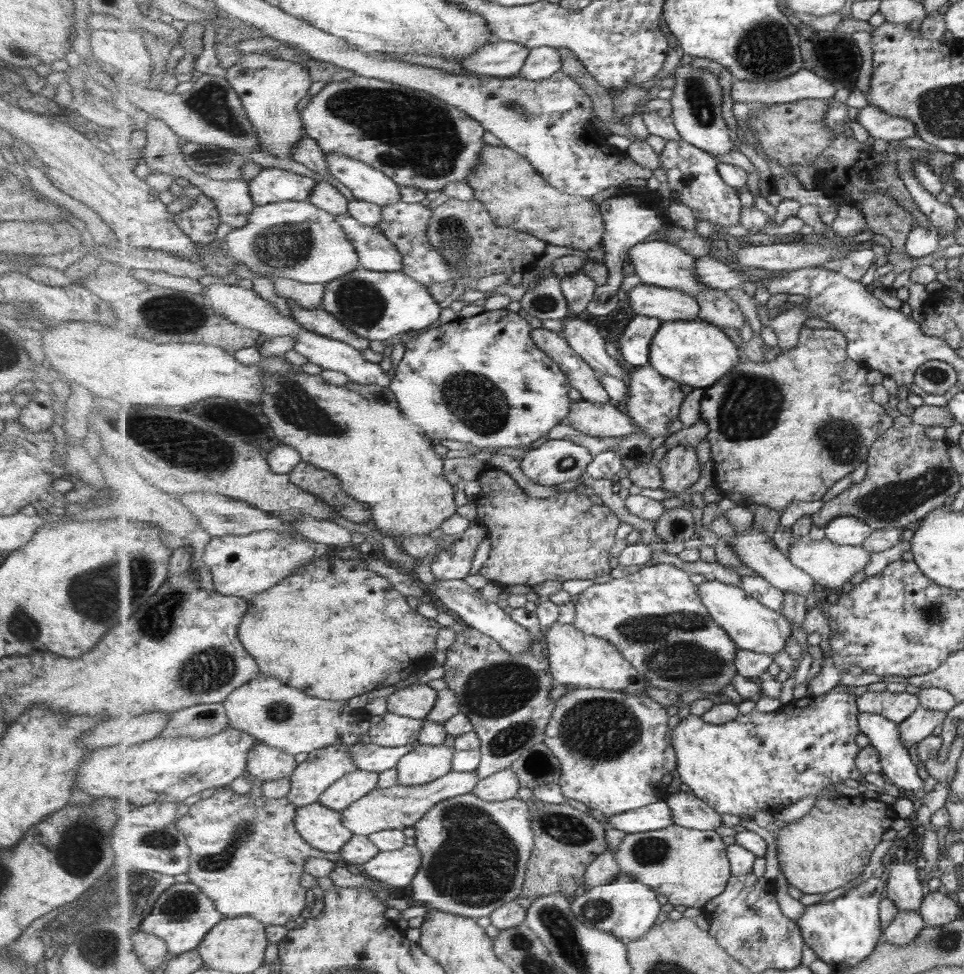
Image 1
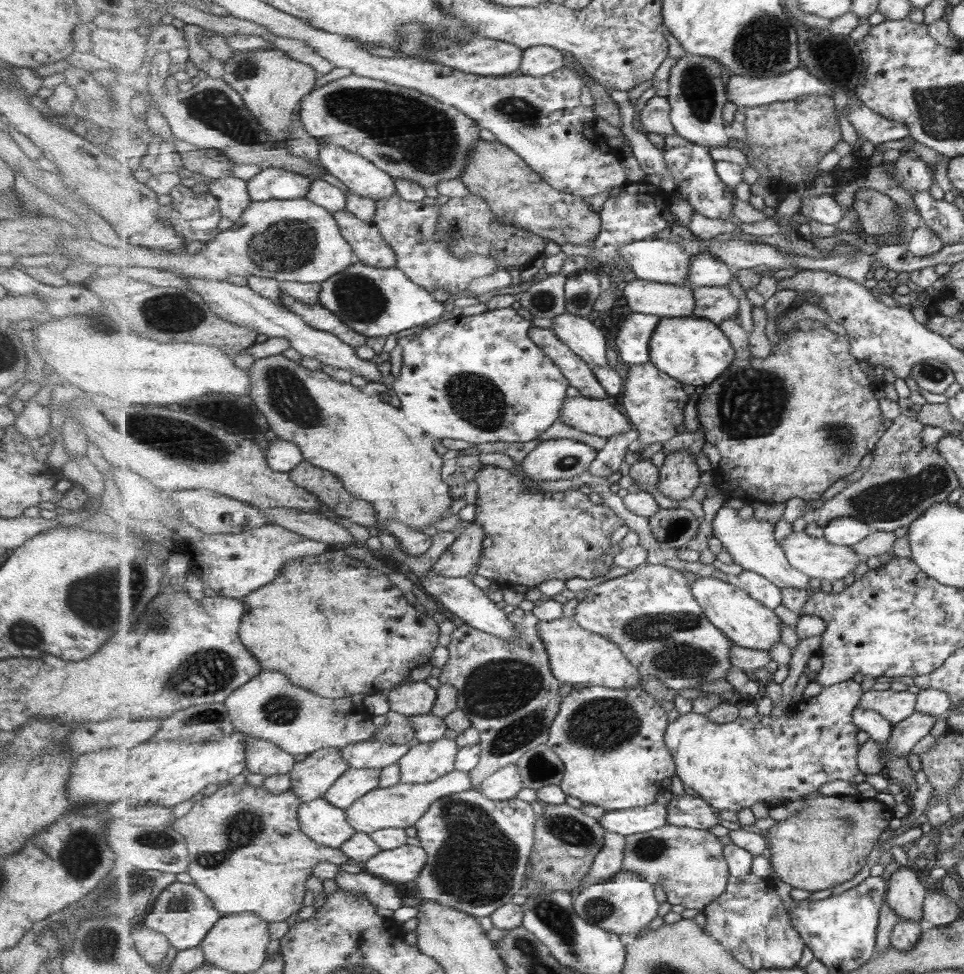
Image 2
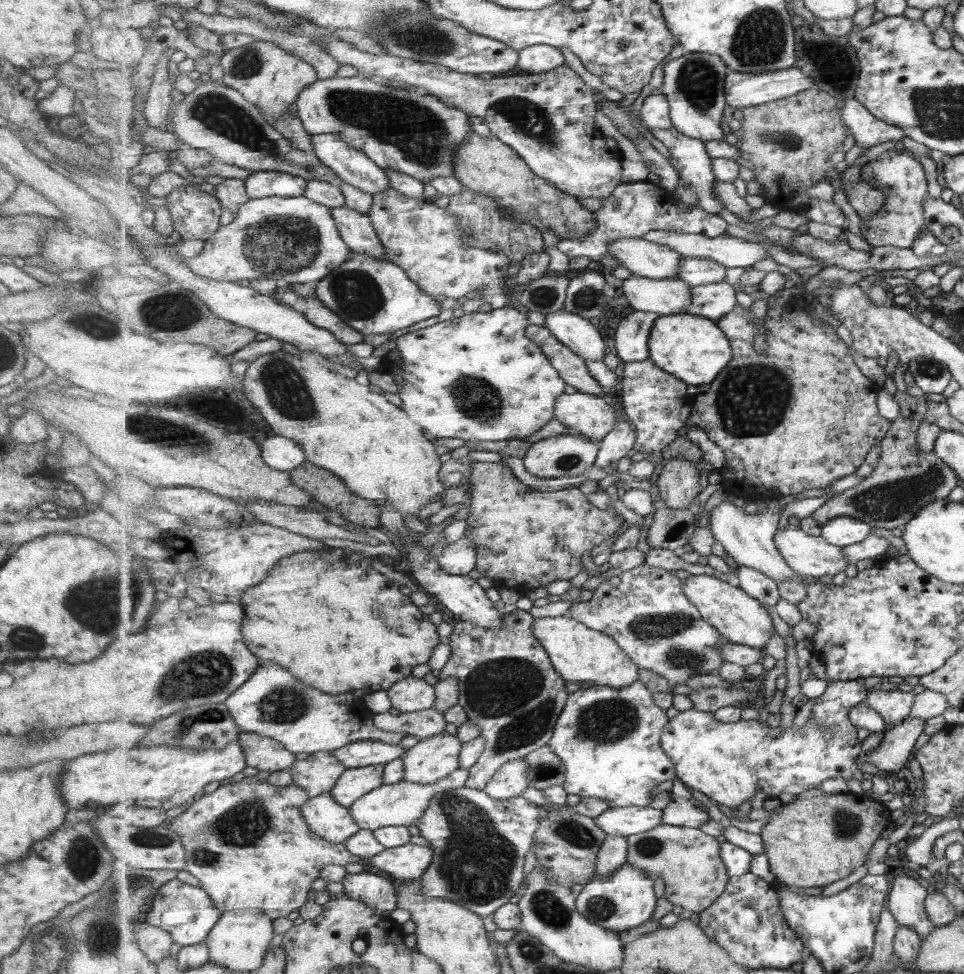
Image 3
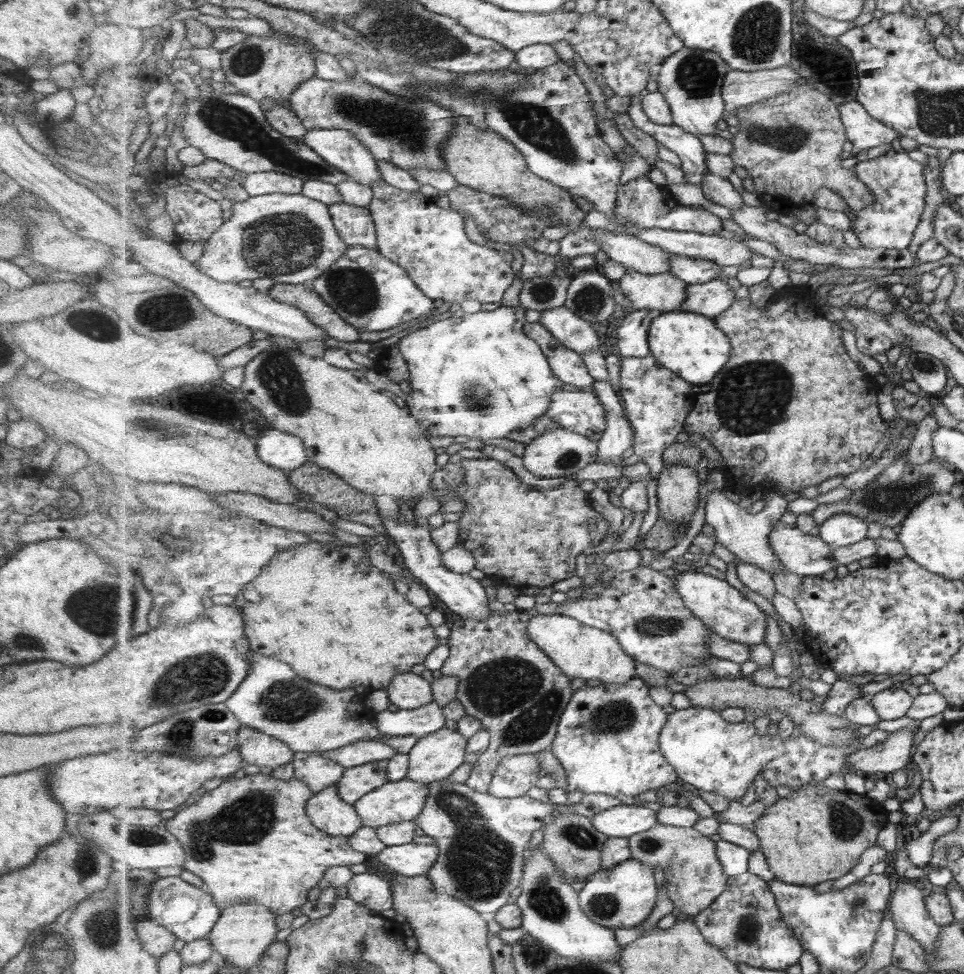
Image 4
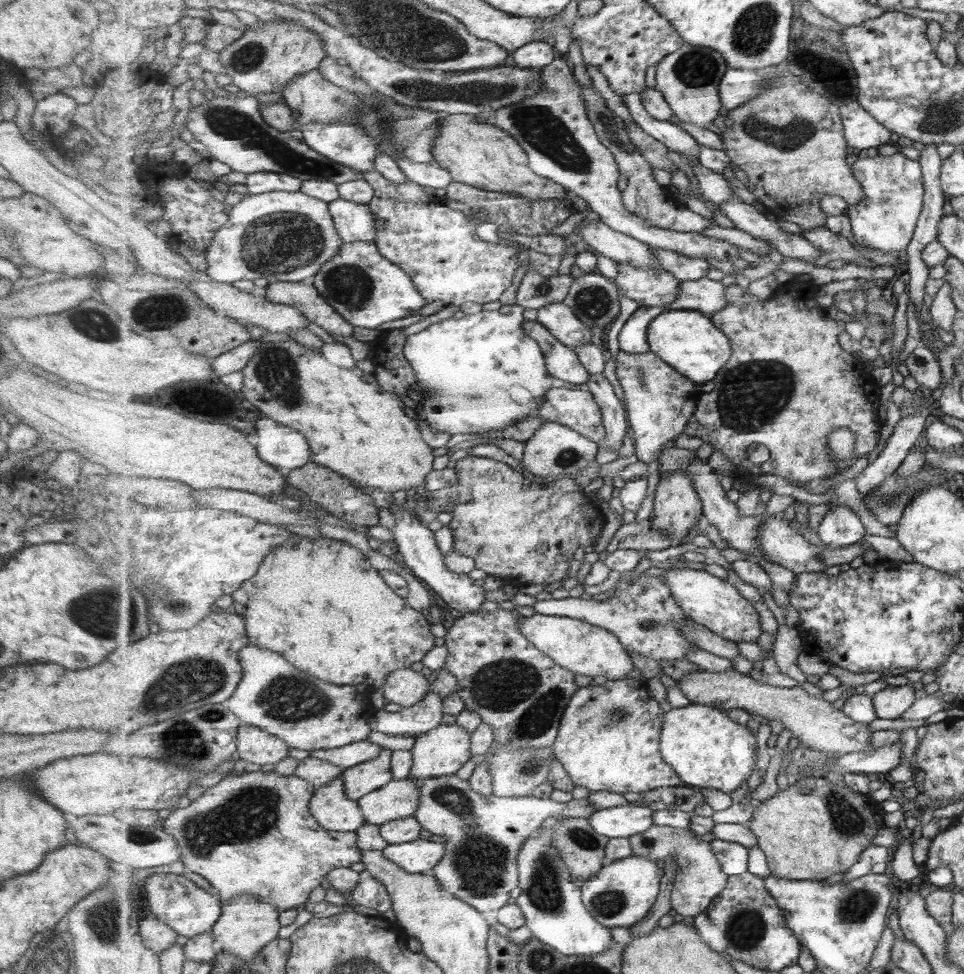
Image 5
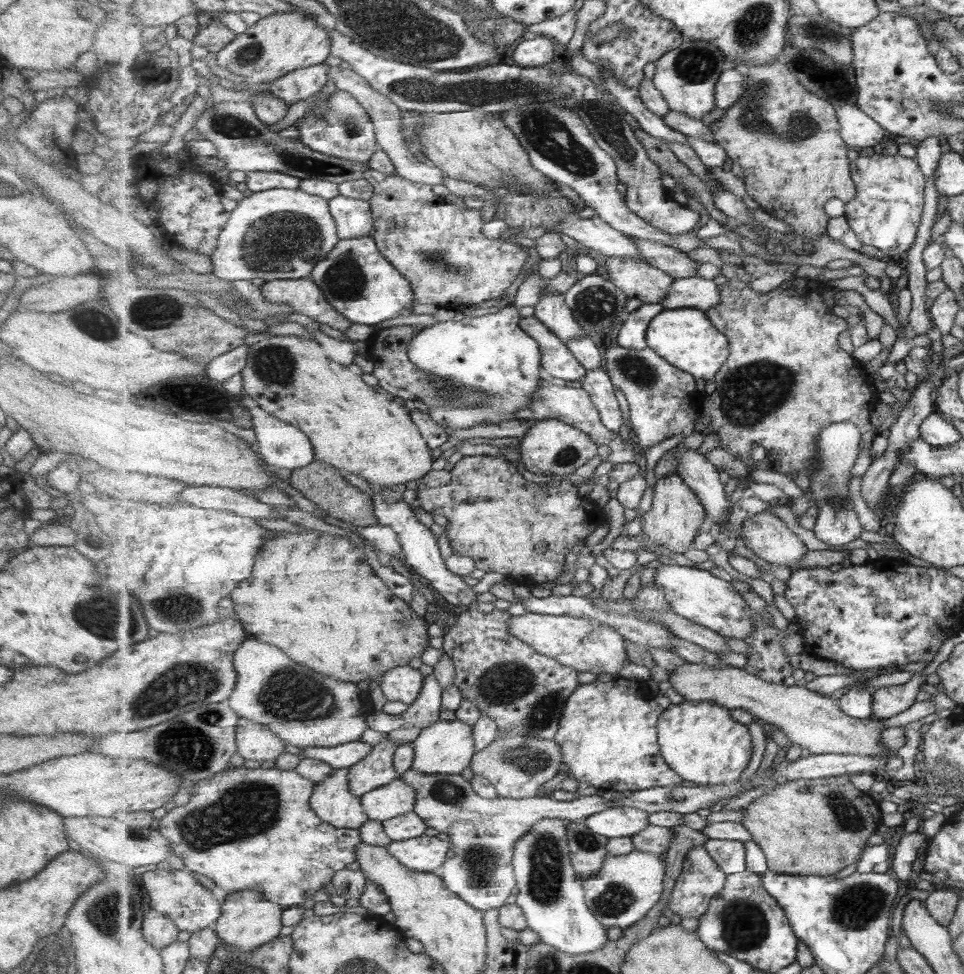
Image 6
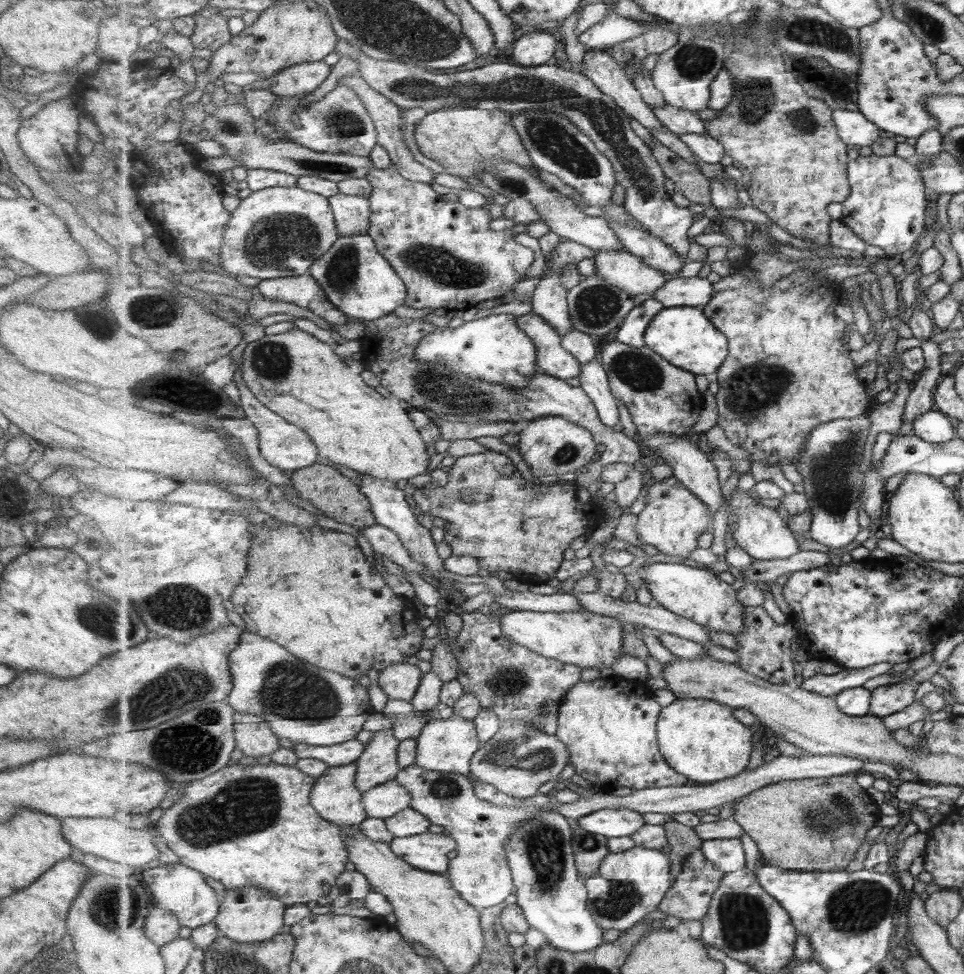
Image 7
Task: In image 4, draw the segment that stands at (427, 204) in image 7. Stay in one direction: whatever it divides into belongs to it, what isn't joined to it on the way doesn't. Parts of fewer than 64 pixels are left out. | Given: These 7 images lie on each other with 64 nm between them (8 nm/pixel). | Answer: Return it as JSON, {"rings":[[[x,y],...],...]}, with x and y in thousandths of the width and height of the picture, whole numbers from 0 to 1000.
{"rings":[[[397,183],[387,189],[388,202],[382,216],[388,225],[391,234],[391,255],[397,263],[415,271],[432,289],[433,294],[449,308],[478,311],[480,308],[496,308],[501,312],[516,312],[520,314],[520,308],[526,300],[526,296],[534,290],[532,278],[532,261],[526,259],[524,254],[494,251],[487,246],[482,236],[482,224],[480,220],[469,214],[457,214],[451,209],[451,204],[445,205],[437,197],[422,197],[404,189]]]}

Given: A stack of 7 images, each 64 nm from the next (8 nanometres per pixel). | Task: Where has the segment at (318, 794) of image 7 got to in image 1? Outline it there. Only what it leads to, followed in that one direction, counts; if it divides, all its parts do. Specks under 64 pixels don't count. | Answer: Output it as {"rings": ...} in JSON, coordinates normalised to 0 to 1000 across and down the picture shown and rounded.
{"rings":[[[333,823],[309,829],[307,848],[316,863],[321,864],[325,871],[335,873],[335,875],[353,875],[358,867],[364,863],[367,858],[361,852],[361,848],[358,847],[356,834],[339,830]]]}

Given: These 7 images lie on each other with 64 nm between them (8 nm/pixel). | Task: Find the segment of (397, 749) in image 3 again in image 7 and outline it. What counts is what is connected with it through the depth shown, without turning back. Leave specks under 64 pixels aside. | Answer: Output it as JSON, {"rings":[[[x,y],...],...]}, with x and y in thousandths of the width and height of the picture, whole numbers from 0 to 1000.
{"rings":[[[366,759],[348,766],[327,766],[323,764],[305,764],[306,772],[310,778],[329,778],[343,787],[366,784],[374,778],[379,763]]]}

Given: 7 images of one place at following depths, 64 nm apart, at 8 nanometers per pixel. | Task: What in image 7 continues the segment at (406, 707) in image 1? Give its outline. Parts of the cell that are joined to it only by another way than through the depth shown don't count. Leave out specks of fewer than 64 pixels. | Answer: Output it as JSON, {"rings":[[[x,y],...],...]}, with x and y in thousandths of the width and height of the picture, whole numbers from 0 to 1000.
{"rings":[[[416,680],[406,682],[393,690],[393,705],[407,719],[418,719],[427,722],[433,714],[439,691],[433,683]]]}

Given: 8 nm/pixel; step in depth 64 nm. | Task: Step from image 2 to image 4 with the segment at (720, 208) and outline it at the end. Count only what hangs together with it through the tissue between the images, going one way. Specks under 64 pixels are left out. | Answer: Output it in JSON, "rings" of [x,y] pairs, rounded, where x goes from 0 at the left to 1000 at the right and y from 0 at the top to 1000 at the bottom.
{"rings":[[[663,98],[655,101],[650,117],[657,126],[704,161],[707,174],[711,175],[712,189],[717,188],[727,192],[731,177],[735,176],[734,157],[731,155],[727,142],[700,127],[675,126],[669,118],[665,105]]]}

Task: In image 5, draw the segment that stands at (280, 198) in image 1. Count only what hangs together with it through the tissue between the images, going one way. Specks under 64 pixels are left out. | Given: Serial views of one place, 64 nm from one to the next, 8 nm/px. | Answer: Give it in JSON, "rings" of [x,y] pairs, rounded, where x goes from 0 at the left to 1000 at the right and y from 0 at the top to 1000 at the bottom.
{"rings":[[[266,177],[255,182],[255,193],[259,200],[277,197],[310,197],[313,193],[312,183],[290,177]]]}

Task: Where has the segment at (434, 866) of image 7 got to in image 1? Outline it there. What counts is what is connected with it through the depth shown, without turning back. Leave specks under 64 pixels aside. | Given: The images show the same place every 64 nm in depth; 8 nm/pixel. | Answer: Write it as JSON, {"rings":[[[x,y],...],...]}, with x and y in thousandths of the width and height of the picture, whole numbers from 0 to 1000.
{"rings":[[[420,868],[416,873],[394,875],[377,888],[378,897],[410,912],[426,909],[440,885],[440,876],[433,868]]]}

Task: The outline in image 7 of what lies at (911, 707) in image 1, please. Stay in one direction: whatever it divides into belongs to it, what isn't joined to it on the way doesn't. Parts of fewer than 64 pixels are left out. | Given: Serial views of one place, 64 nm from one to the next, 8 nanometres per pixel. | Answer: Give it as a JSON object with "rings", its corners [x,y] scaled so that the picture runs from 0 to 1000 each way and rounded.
{"rings":[[[966,680],[957,687],[957,690],[950,690],[945,696],[939,699],[916,703],[905,709],[904,734],[918,735],[939,730],[951,719],[951,708],[963,695],[968,696],[974,691],[977,681]]]}

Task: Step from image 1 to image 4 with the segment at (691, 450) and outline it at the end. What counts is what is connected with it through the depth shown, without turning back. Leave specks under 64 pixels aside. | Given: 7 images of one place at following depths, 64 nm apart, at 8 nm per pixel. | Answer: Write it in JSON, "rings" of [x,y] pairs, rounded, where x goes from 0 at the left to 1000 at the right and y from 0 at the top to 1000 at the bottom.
{"rings":[[[709,475],[691,477],[682,494],[683,529],[700,537],[716,535],[725,520],[727,503],[721,480]]]}

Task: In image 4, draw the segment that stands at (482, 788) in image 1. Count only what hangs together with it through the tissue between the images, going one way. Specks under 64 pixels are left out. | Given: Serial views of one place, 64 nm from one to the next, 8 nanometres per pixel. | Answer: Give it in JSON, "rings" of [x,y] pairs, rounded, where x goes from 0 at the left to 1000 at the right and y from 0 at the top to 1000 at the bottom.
{"rings":[[[555,773],[526,776],[516,786],[506,814],[525,820],[545,817],[557,807],[560,793],[561,784]]]}

